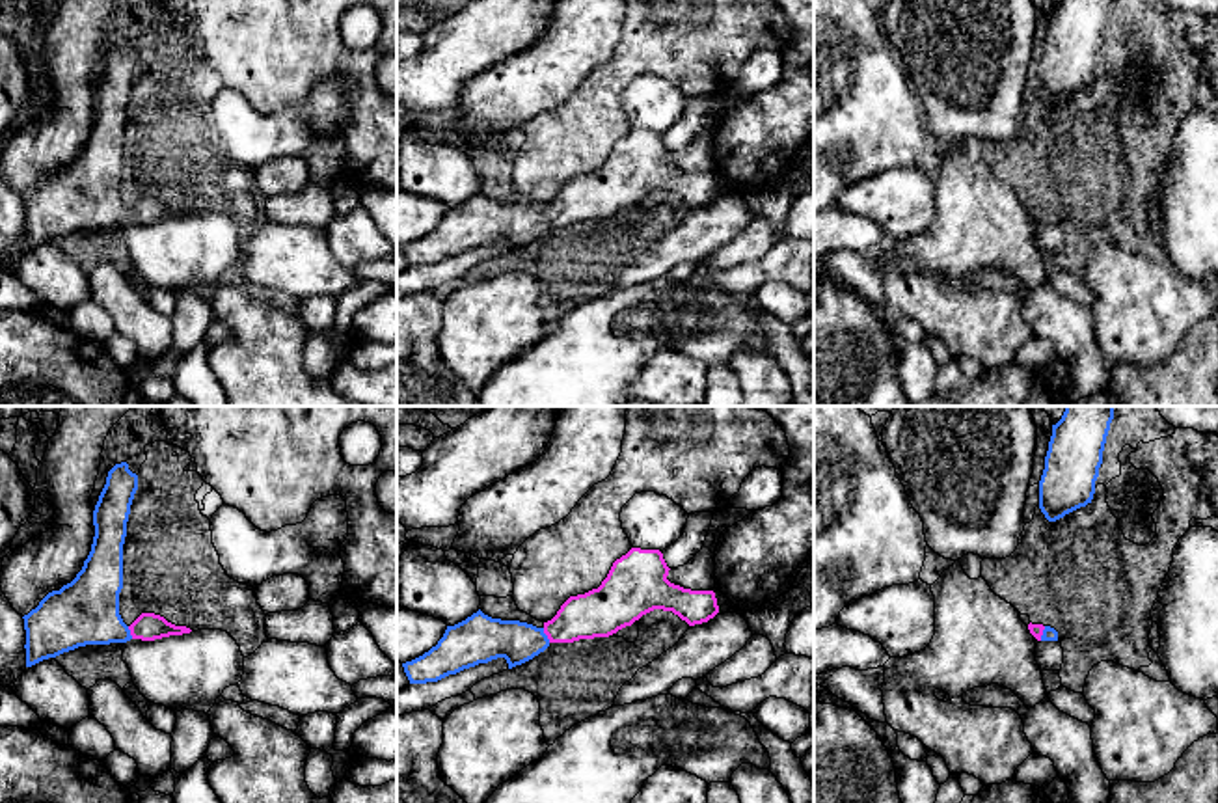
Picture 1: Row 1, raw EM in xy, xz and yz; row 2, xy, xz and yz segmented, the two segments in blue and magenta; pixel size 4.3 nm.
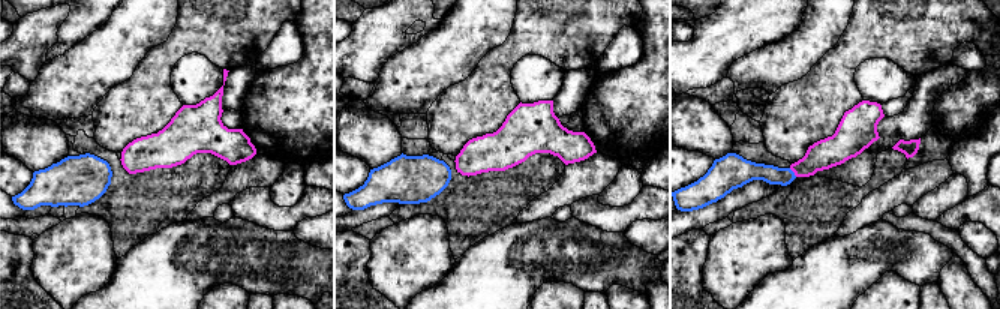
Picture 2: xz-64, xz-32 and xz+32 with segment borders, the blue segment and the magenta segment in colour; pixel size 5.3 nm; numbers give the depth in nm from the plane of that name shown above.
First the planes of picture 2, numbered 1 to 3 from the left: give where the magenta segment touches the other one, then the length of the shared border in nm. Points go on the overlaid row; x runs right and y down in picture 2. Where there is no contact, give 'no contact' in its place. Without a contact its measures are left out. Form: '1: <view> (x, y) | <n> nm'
1: no contact
2: no contact
3: xz+32 (793, 173) | 60 nm

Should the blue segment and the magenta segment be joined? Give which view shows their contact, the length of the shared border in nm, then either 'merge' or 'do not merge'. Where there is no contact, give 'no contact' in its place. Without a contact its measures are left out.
meets blue in xz; contact 70 nm long; merge

